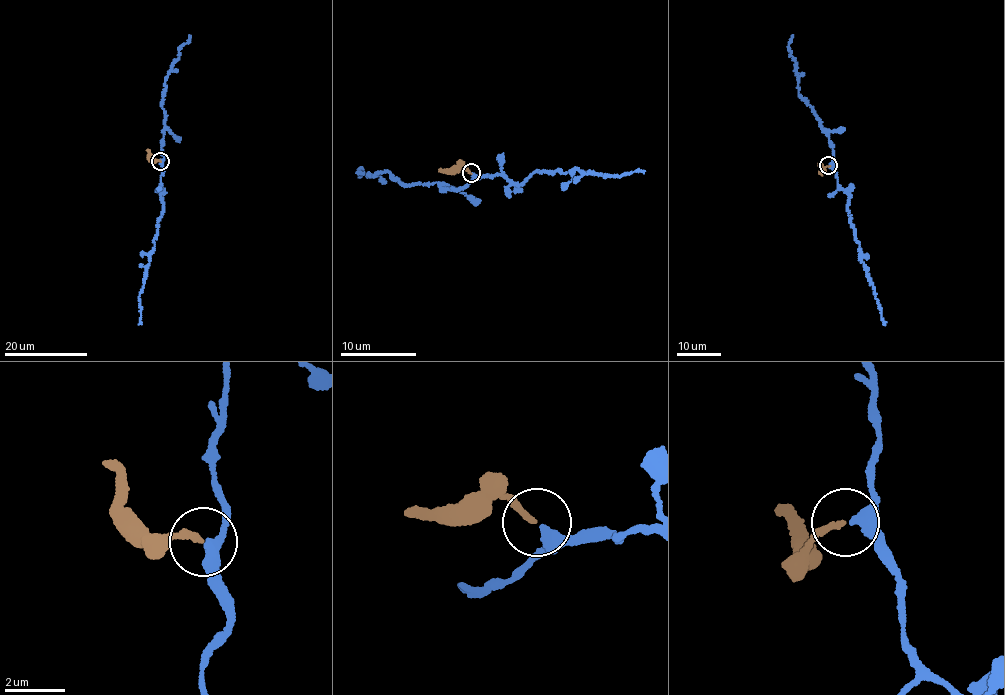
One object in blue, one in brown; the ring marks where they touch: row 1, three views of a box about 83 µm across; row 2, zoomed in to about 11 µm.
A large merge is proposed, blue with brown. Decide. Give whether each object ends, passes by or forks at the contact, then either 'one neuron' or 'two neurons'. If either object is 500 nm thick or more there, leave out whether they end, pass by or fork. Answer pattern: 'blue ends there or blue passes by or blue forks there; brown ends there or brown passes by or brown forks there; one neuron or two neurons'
blue passes by; brown ends there; one neuron

